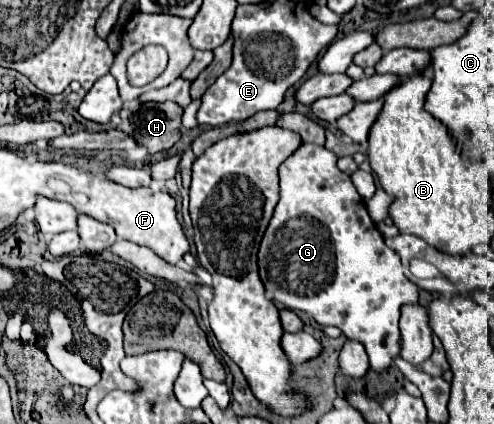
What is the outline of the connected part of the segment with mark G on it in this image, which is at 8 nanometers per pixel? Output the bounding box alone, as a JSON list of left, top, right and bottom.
[259,144,417,372]

